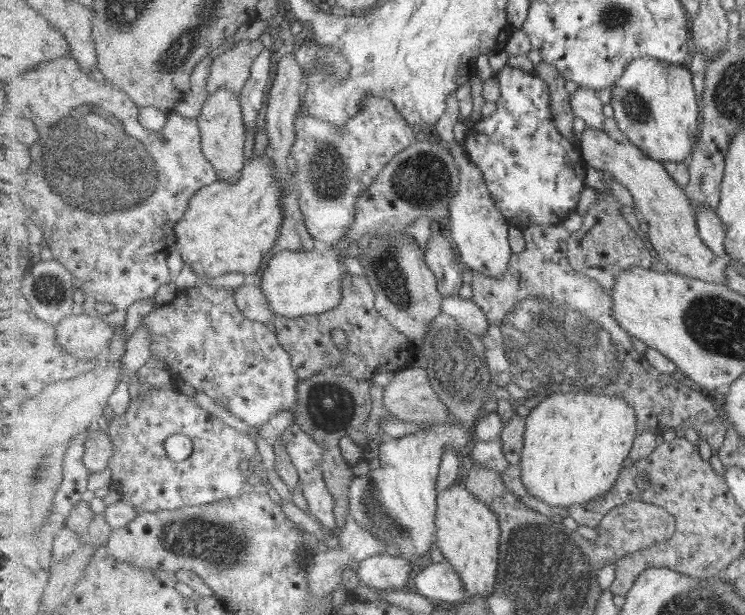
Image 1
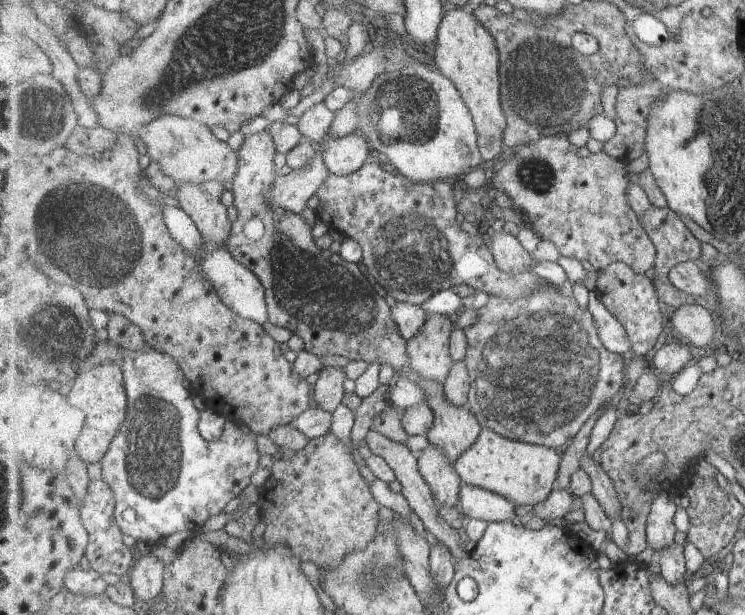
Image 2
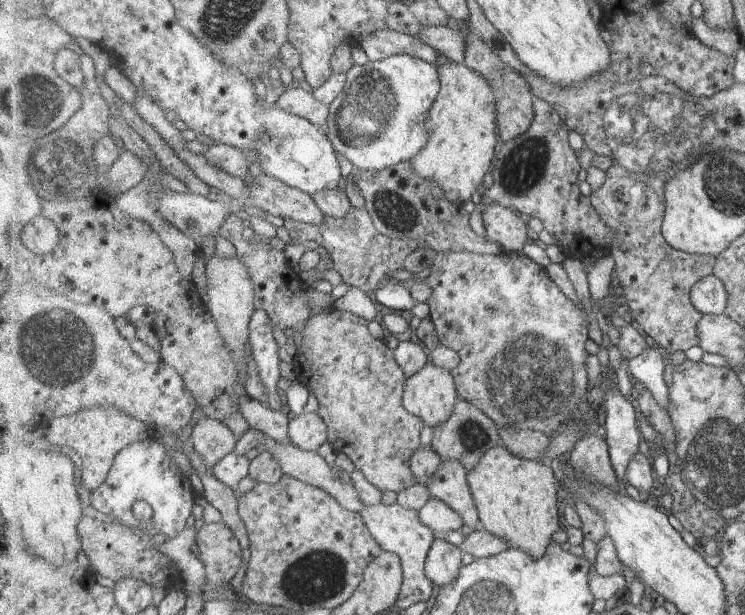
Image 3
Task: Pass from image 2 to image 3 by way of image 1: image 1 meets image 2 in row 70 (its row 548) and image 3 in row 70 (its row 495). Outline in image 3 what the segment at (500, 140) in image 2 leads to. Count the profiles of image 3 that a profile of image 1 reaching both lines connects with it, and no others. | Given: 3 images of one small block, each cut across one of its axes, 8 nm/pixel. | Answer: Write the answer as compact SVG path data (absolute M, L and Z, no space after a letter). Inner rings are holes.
M453 60L443 62L438 71L441 94L429 116L430 140L409 162L414 174L421 176L421 179L434 181L435 188L442 189L443 200L461 204L471 198L477 199L482 191L483 178L497 160L497 92L493 84L485 80L485 76L465 64Z

